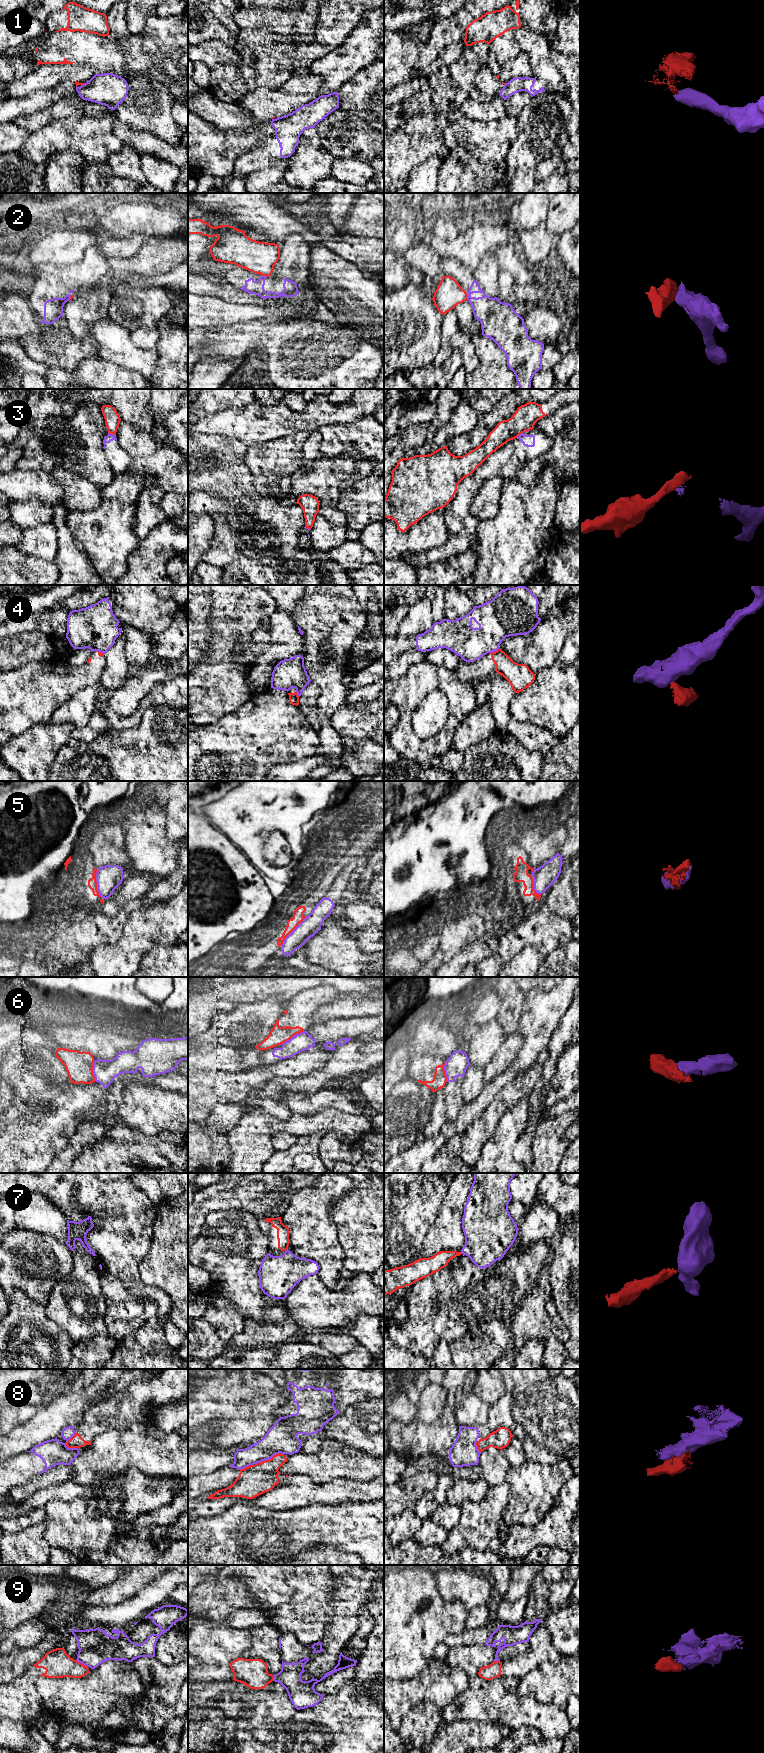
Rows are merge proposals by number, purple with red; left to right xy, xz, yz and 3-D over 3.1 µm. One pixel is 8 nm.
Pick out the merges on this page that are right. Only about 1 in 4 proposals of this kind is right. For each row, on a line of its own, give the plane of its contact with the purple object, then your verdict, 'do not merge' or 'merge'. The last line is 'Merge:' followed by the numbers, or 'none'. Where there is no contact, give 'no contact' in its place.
1: contact in xy; do not merge
2: contact in yz; do not merge
3: contact in xy; do not merge
4: contact in yz; do not merge
5: contact in xz; do not merge
6: contact in xz; do not merge
7: contact in xz; do not merge
8: contact in xz; do not merge
9: contact in xy; do not merge
Merge: none

